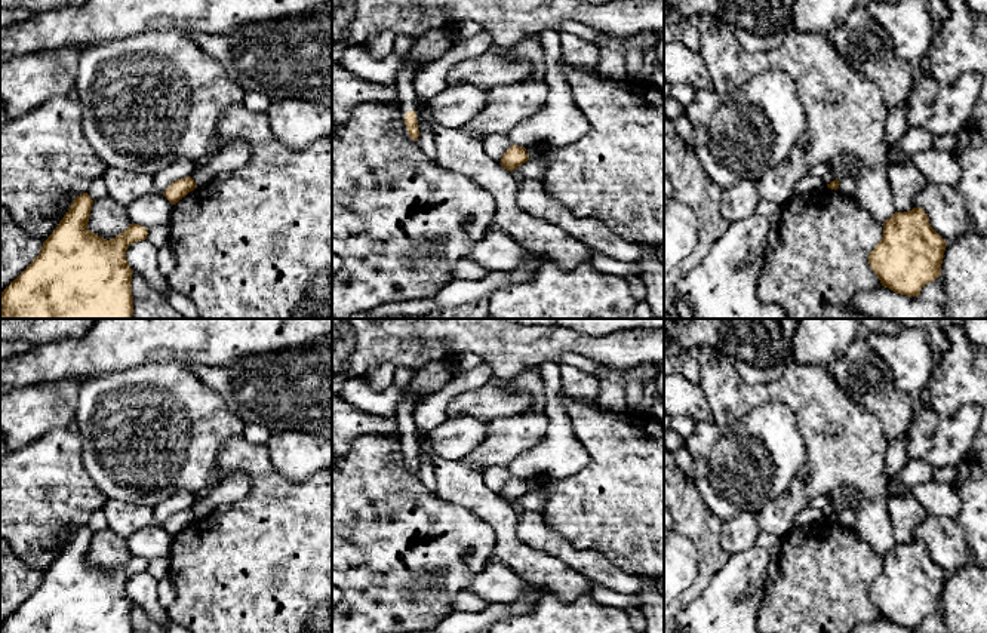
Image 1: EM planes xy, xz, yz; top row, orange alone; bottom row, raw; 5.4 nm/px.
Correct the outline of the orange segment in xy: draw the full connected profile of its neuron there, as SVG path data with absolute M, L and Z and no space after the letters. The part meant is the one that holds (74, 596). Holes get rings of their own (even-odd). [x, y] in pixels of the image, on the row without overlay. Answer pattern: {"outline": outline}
{"outline": "M87 525L77 528L58 559L43 574L40 586L34 593L0 626L0 633L133 633L132 605L126 583L135 575L147 571L148 560L130 556L117 569L107 572L87 562L93 532Z"}

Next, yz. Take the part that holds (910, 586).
{"outline": "M913 540L883 554L882 572L870 584L868 596L882 618L919 629L925 617L941 608L946 578L925 543Z"}

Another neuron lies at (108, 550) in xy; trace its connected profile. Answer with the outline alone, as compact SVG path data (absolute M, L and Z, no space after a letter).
M110 528L93 532L87 562L102 571L111 572L132 556L127 540Z

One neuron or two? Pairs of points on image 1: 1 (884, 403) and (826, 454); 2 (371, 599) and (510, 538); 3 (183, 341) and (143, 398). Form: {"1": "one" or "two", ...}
{"1": "two", "2": "two", "3": "two"}

